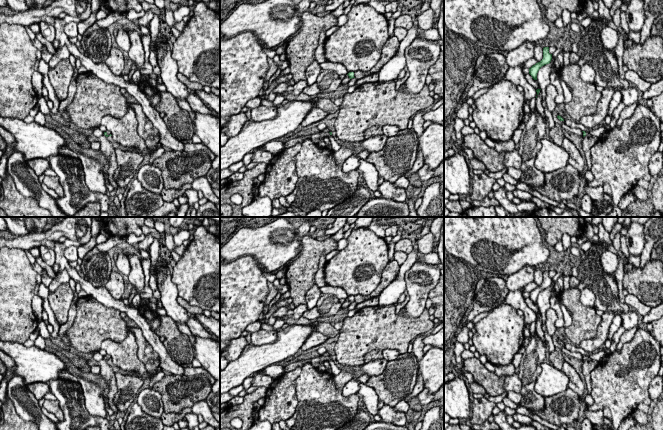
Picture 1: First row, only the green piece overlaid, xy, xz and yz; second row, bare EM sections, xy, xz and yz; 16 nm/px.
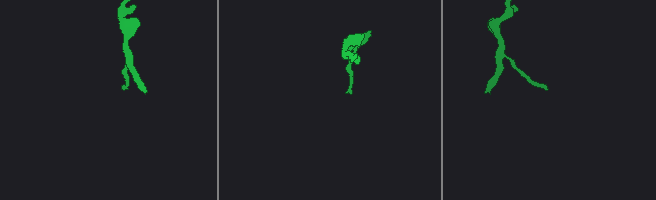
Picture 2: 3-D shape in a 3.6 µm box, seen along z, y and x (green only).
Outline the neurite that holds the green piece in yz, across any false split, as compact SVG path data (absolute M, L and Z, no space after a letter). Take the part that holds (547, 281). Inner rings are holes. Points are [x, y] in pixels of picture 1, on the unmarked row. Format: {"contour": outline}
{"contour": "M544 271L543 272L543 283L533 289L531 292L529 292L529 298L532 300L534 304L537 304L537 297L539 293L546 289L549 288L552 284L552 278L549 277L549 271Z"}

